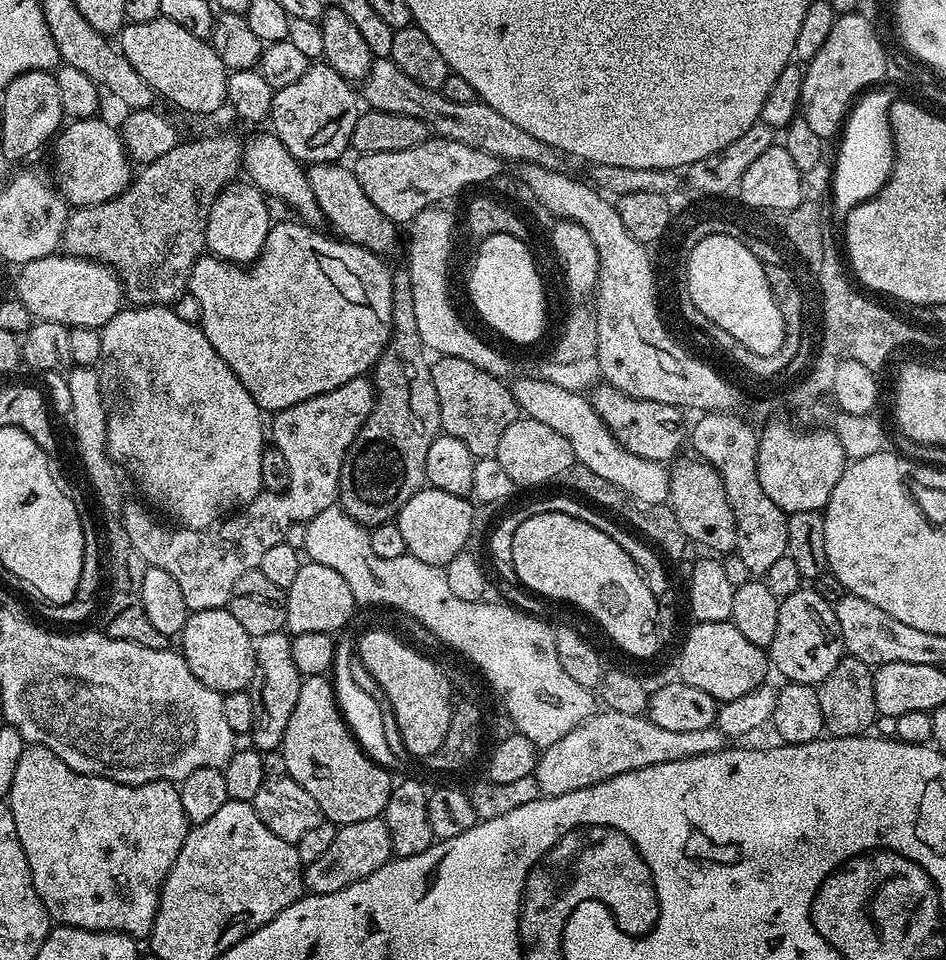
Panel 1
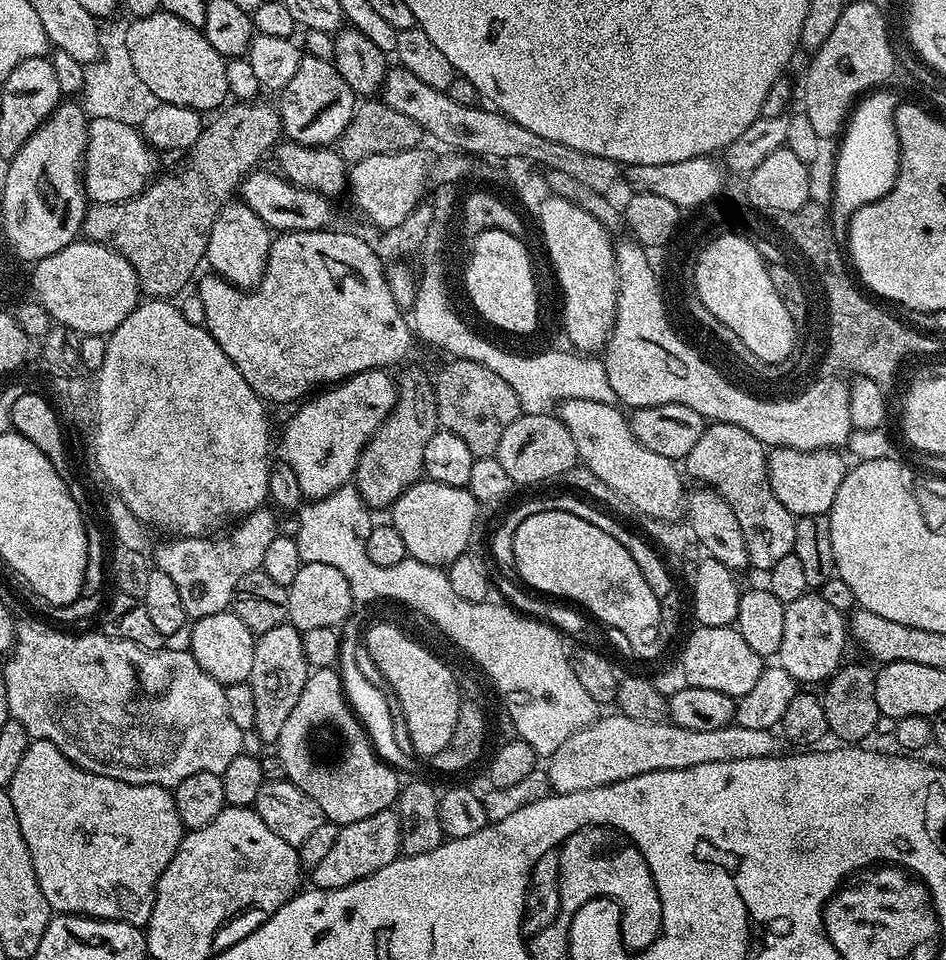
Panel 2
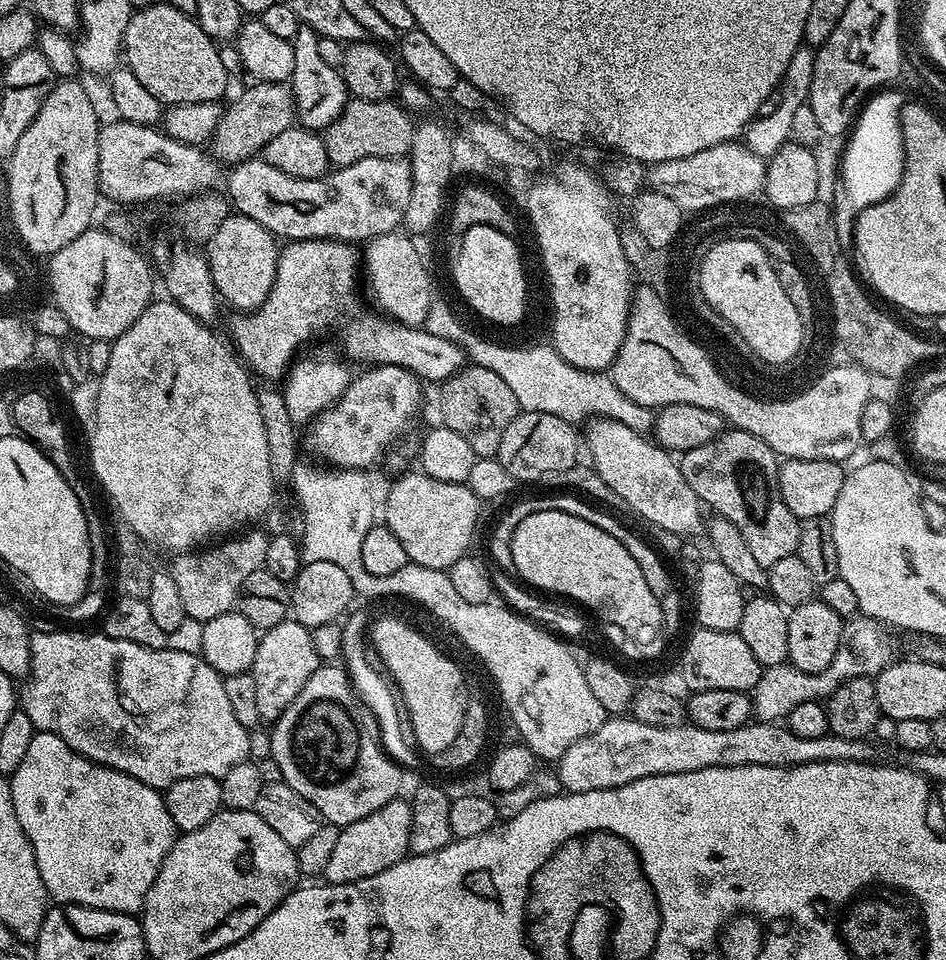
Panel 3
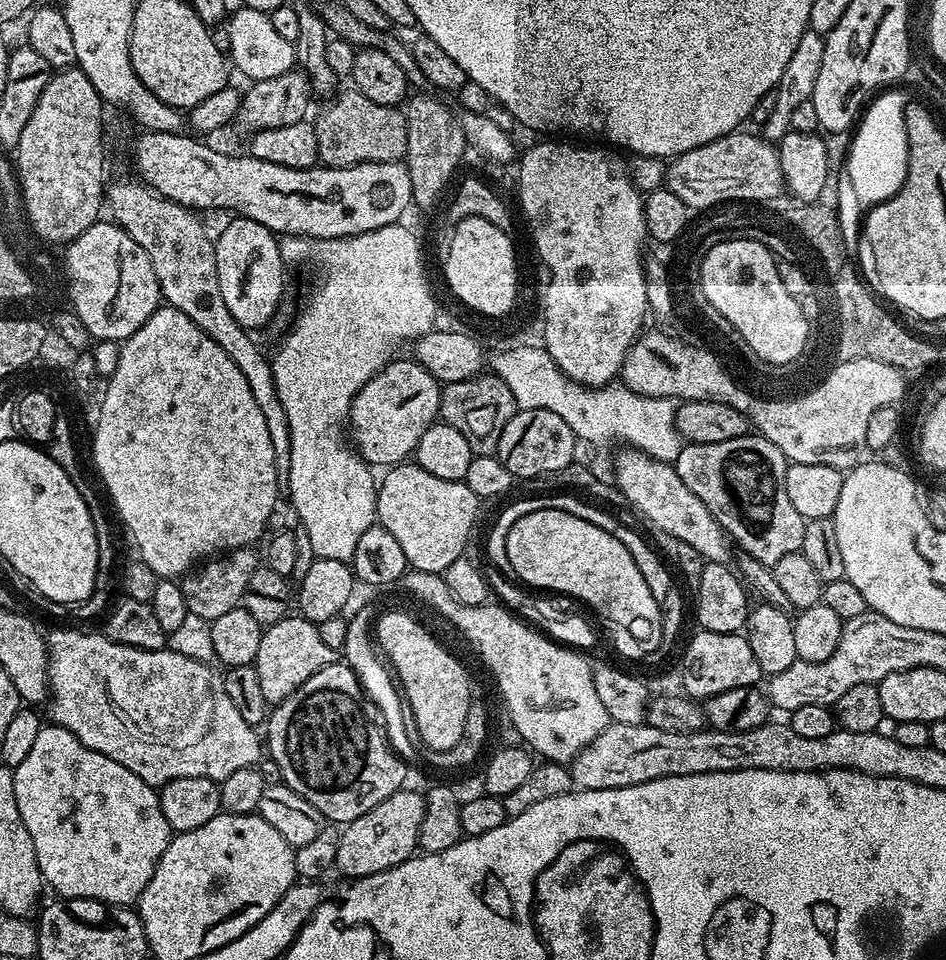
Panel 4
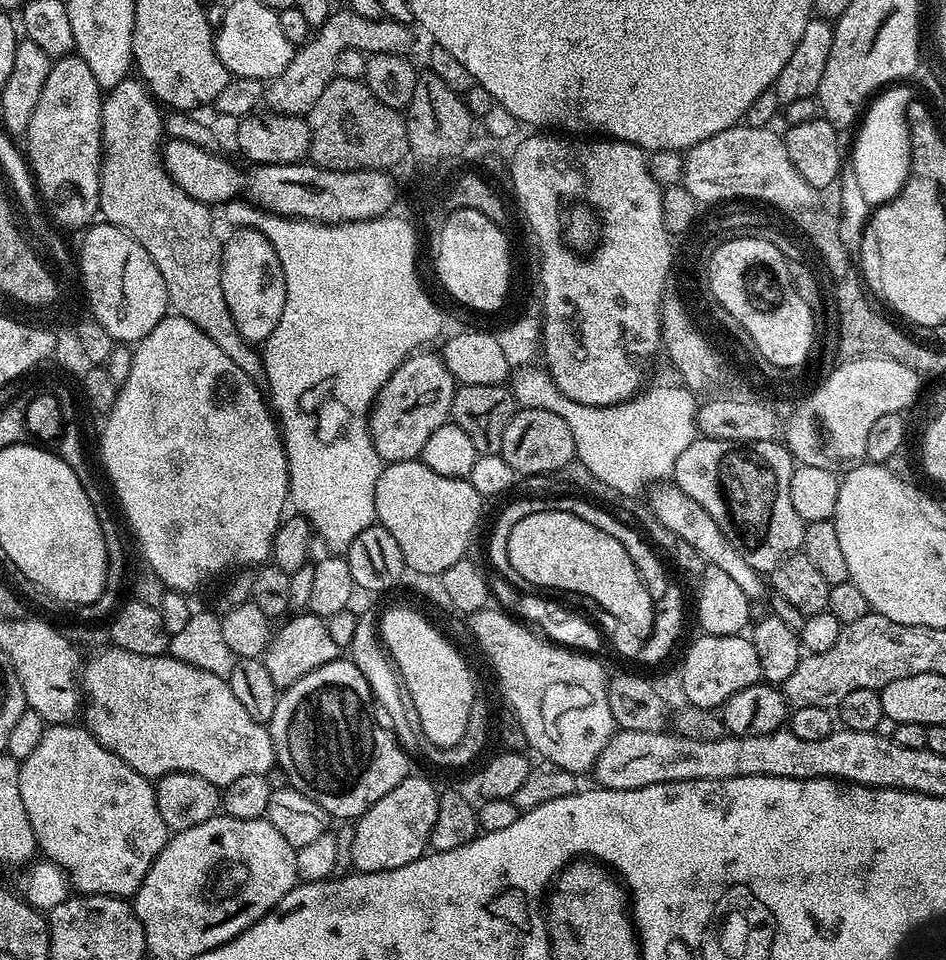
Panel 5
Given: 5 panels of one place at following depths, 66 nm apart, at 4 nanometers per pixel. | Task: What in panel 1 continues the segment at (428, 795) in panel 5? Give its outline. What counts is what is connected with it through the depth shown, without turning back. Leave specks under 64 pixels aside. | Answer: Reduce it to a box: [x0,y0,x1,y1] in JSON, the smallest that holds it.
[304,816,394,896]

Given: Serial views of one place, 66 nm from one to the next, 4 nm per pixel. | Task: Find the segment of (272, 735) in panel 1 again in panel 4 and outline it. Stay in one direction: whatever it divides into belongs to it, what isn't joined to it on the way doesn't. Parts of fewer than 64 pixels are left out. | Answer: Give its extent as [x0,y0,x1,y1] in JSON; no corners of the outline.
[254,614,338,706]

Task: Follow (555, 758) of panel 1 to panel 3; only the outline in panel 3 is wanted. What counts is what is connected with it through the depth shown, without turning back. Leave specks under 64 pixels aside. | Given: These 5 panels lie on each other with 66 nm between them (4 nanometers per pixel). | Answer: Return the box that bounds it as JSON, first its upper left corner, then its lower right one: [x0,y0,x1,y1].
[558,718,873,792]

